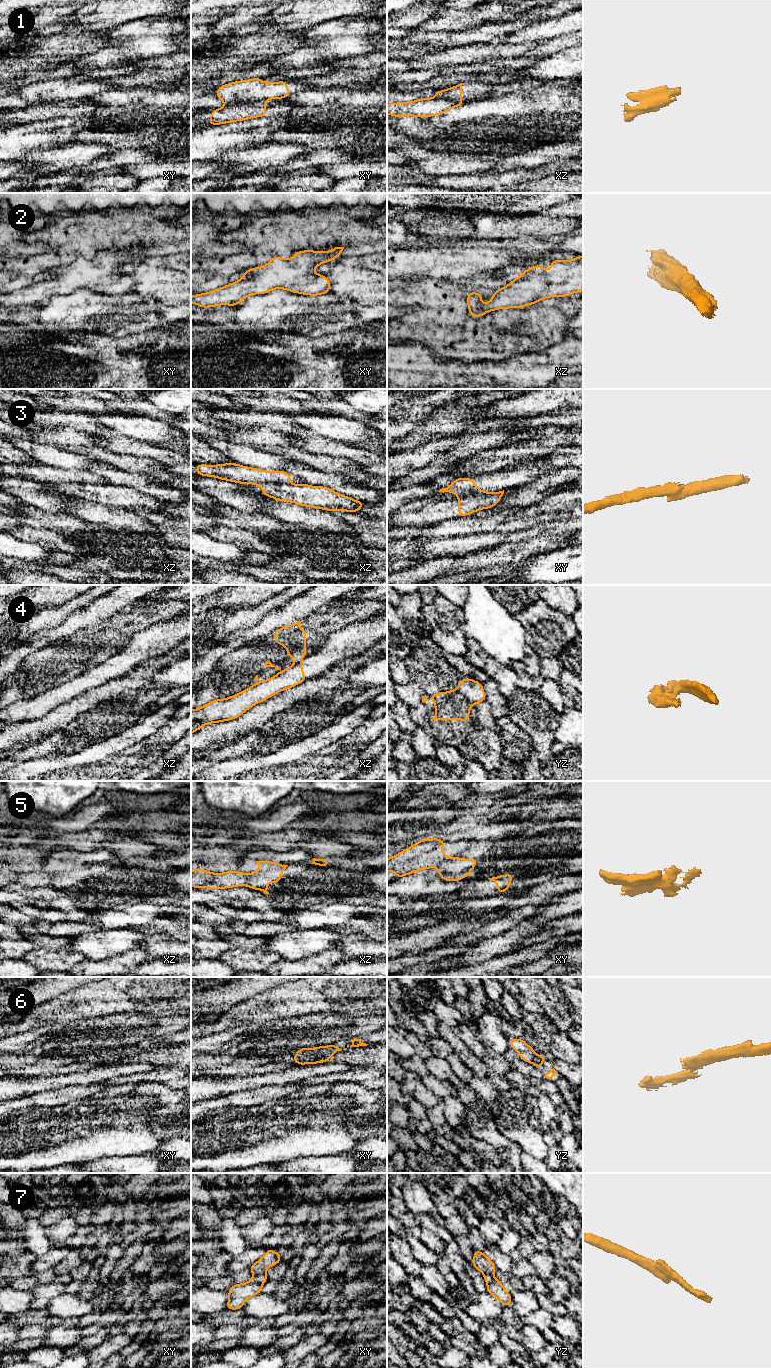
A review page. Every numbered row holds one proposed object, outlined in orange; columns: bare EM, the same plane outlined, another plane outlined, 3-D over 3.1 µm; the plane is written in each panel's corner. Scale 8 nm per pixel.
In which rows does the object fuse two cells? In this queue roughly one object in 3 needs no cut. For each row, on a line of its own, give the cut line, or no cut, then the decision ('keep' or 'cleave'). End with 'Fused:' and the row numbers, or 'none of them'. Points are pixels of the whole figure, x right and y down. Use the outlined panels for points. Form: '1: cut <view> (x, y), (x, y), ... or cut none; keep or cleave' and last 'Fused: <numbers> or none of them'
1: cut xy (266, 99), (237, 102), (225, 106); cleave
2: cut none; keep
3: cut xz (289, 483), (264, 483), (261, 485); cleave
4: cut yz (457, 690), (469, 701); cleave
5: cut xz (248, 874), (248, 880), (244, 884); cleave
6: cut xy (332, 1053), (315, 1058), (310, 1062); cleave
7: cut xy (265, 1273), (254, 1275); cleave
Fused: 1, 3, 4, 5, 6, 7

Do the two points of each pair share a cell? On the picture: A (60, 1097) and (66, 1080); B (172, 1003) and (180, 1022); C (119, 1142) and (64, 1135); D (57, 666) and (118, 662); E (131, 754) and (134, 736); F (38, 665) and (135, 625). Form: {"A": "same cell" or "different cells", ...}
{"A": "different cells", "B": "different cells", "C": "same cell", "D": "different cells", "E": "different cells", "F": "same cell"}

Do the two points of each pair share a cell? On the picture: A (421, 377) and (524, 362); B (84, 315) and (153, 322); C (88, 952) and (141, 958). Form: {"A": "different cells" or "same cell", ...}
{"A": "same cell", "B": "same cell", "C": "different cells"}

